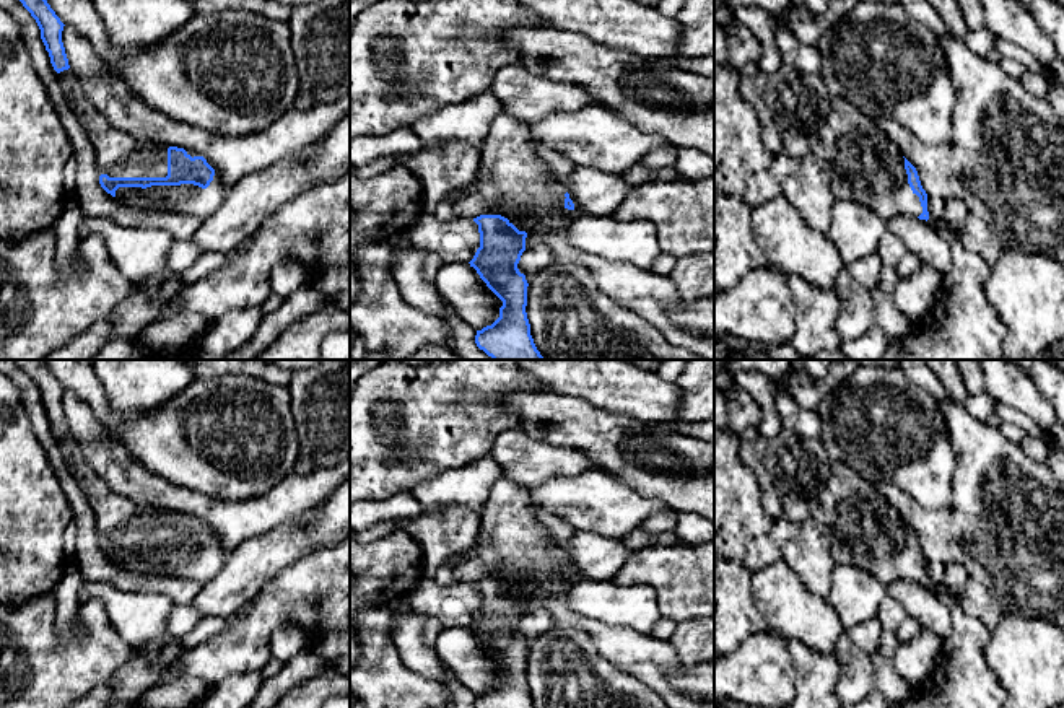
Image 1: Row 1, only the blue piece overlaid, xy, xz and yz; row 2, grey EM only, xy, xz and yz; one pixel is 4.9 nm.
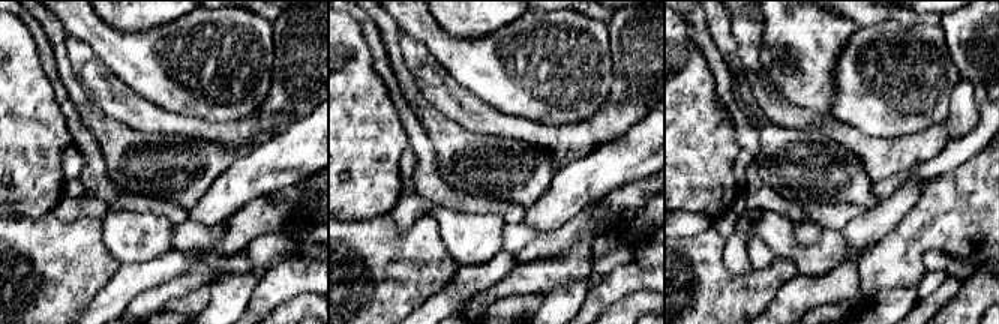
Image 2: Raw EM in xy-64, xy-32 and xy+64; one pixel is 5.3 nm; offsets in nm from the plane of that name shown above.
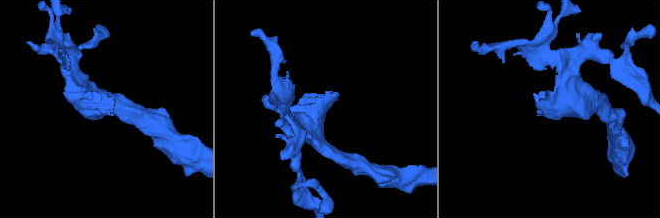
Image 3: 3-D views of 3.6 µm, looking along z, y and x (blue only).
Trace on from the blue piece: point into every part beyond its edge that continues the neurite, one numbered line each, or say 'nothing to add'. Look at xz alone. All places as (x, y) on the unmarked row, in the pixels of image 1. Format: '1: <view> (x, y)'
nothing to add

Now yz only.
1: yz (864, 529)

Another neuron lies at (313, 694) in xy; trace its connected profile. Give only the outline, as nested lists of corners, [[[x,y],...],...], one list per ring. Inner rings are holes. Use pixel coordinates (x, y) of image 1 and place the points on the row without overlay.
[[[322,669],[288,692],[273,708],[322,708],[335,695],[350,697],[350,675],[337,669]]]

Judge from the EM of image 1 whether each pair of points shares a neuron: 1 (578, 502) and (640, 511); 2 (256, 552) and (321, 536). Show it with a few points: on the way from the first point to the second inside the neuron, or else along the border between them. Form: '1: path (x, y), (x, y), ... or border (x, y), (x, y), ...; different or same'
1: path (593, 502), (614, 510), (625, 510); same
2: path (272, 552), (295, 539), (305, 537); same

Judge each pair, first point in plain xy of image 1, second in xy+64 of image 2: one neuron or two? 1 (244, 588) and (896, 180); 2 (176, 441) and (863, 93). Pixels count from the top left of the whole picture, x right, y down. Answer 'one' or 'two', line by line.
1: two
2: one

